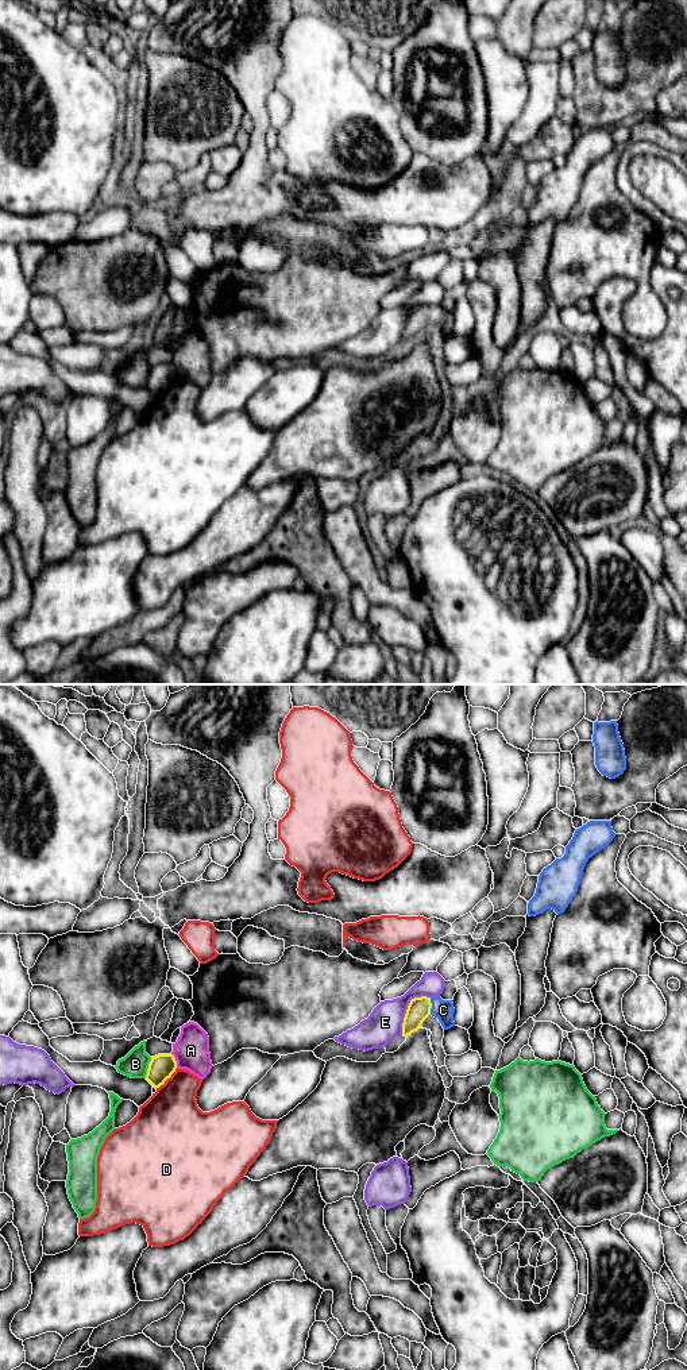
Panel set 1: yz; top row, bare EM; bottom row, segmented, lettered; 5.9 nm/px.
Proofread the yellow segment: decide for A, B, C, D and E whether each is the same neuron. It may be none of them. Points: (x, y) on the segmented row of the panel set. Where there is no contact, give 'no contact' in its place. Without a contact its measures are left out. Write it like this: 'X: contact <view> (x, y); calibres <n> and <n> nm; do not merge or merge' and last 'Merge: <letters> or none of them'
A: contact yz (174, 1060); calibres 150 and 200 nm; do not merge
B: contact yz (149, 1068); calibres 150 and 160 nm; do not merge
C: contact yz (431, 1007); calibres 140 and 120 nm; merge
D: contact yz (166, 1079); calibres 150 and 380 nm; do not merge
E: contact yz (408, 1008); calibres 140 and 200 nm; do not merge
Merge: C

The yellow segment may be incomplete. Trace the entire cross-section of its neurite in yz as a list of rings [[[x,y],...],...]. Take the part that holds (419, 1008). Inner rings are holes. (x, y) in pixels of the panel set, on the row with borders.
[[[440,996],[435,997],[414,997],[410,1000],[404,1023],[402,1023],[402,1037],[408,1037],[412,1033],[421,1029],[422,1022],[429,1016],[439,1019],[444,1030],[455,1026],[454,1022],[454,1003],[452,1000],[443,1000]]]

